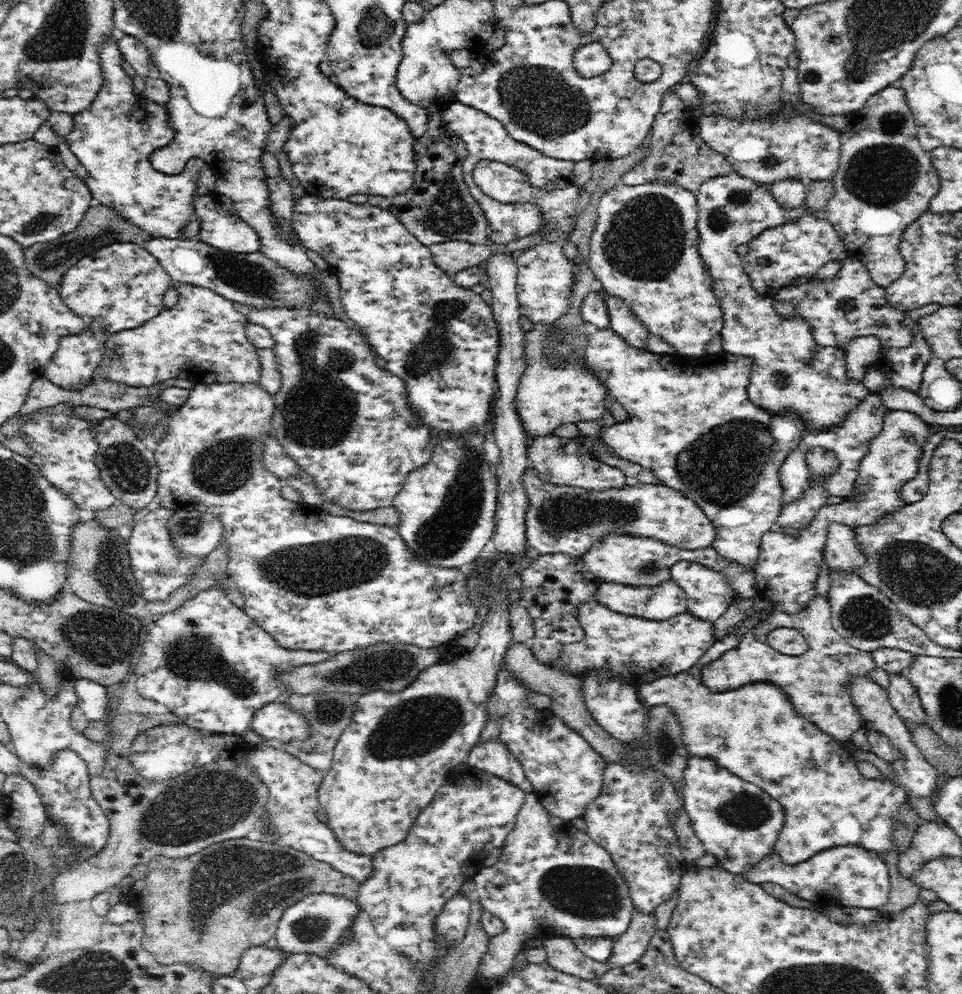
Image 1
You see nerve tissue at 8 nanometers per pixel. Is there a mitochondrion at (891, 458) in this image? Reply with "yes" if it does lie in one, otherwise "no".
yes

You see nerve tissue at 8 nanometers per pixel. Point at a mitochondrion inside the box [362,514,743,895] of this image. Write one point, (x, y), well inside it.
(664, 739)

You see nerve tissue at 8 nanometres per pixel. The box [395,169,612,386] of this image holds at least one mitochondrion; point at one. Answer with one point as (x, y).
(435, 351)

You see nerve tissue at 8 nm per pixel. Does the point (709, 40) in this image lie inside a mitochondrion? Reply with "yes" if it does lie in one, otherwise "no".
no

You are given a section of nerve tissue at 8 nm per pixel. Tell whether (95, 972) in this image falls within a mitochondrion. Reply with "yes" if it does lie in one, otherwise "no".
yes

